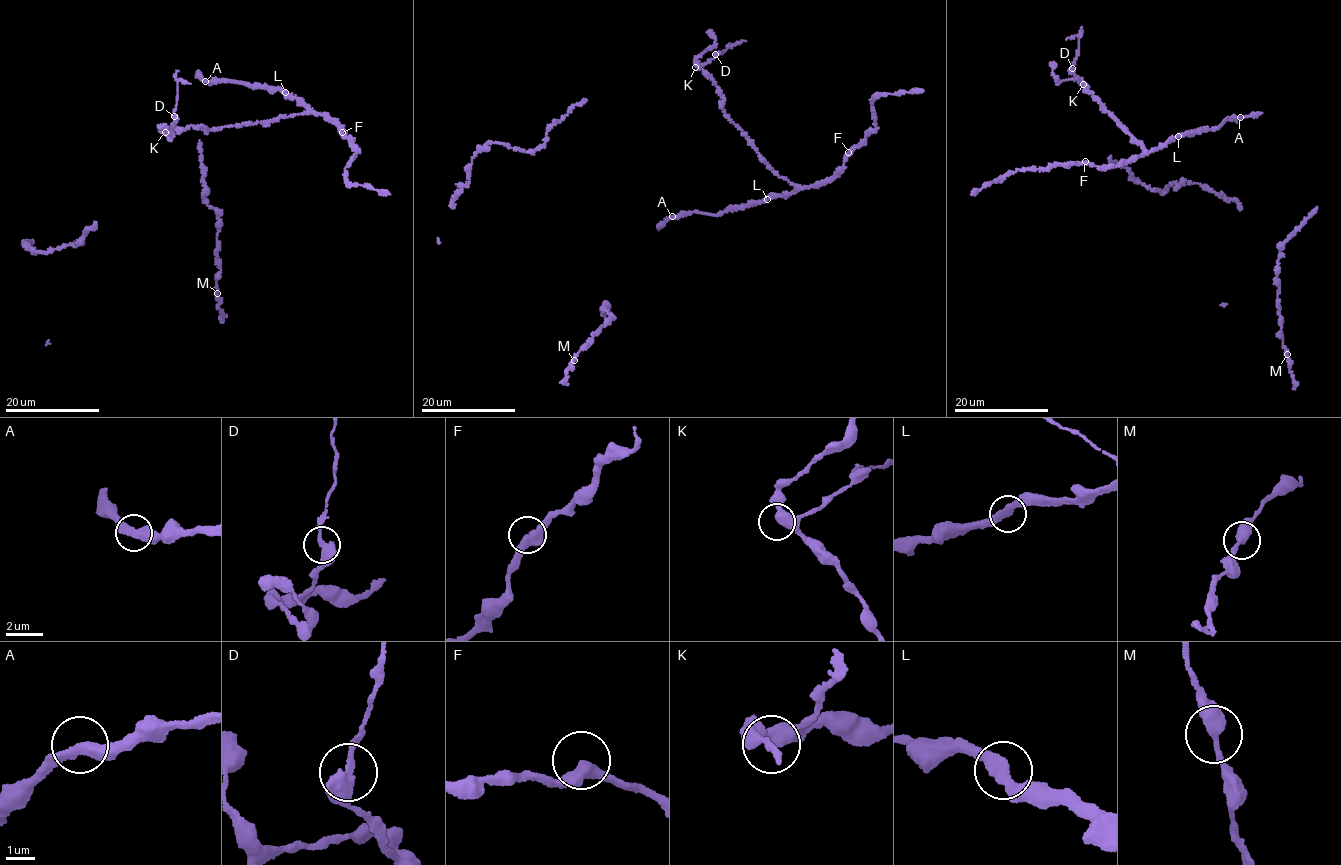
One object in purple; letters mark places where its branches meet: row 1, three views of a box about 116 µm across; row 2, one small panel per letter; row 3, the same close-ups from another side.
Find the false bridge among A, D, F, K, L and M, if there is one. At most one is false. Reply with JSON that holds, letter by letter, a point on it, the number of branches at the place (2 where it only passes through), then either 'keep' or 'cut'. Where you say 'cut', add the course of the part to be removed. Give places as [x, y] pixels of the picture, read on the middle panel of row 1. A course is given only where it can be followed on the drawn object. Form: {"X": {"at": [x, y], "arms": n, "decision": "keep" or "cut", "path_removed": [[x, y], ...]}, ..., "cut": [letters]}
{"A": {"at": [672, 216], "arms": 2, "decision": "keep"}, "D": {"at": [715, 54], "arms": 2, "decision": "cut", "path_removed": [[716, 54], [745, 41]]}, "F": {"at": [848, 152], "arms": 2, "decision": "keep"}, "K": {"at": [695, 67], "arms": 2, "decision": "keep"}, "L": {"at": [767, 199], "arms": 2, "decision": "keep"}, "M": {"at": [574, 360], "arms": 2, "decision": "keep"}, "cut": ["D"]}

